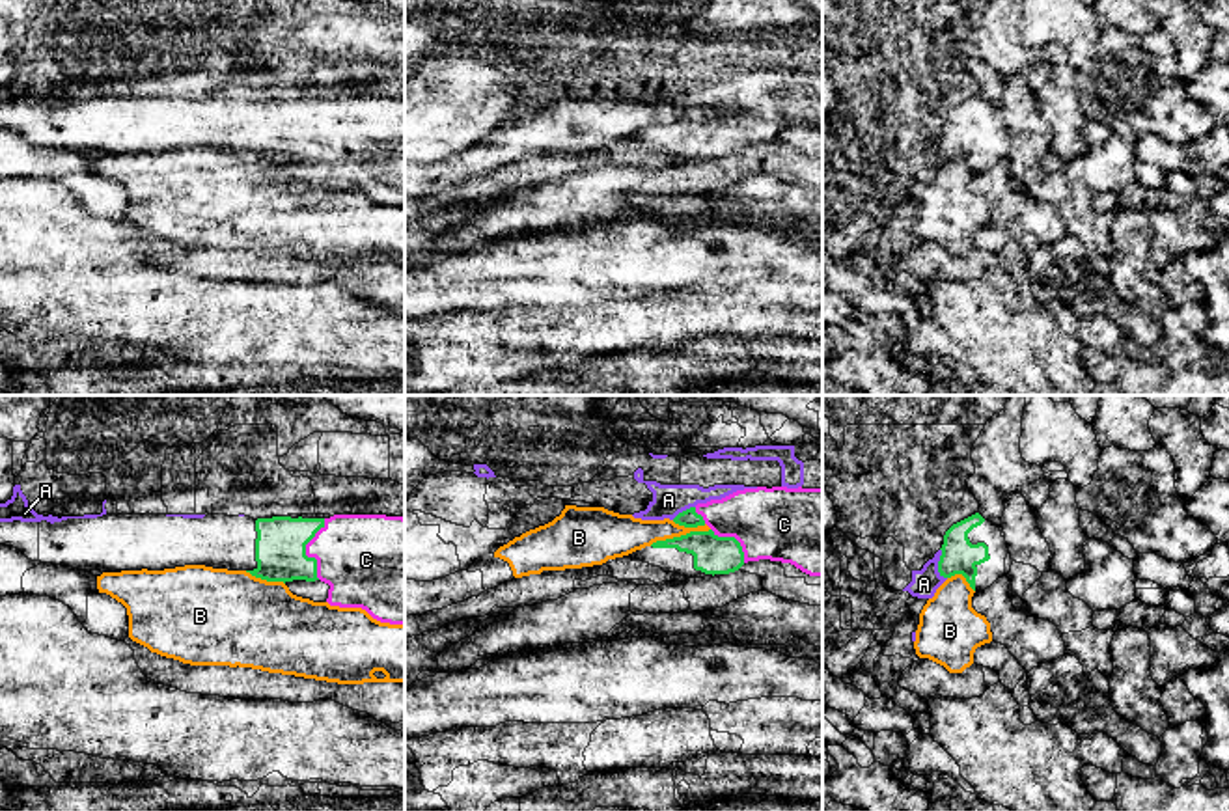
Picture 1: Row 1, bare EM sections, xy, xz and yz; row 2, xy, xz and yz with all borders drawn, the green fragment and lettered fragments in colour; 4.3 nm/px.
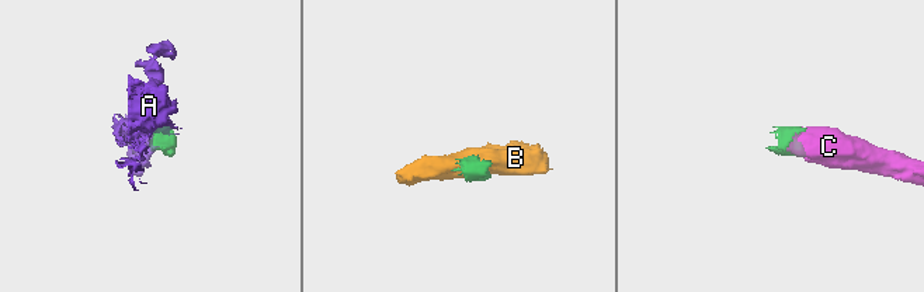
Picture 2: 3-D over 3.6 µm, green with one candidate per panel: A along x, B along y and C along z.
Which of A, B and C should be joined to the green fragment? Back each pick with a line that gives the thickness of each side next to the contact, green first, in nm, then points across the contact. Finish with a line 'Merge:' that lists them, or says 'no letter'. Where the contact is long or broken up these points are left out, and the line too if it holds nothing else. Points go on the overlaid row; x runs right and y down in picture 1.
C: 220 nm thick on the green side, 360 nm on the other; runs through xy (280, 549), (304, 550), (360, 556)
Merge: C

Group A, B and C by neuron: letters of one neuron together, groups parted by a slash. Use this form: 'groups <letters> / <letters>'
groups A / B / C

